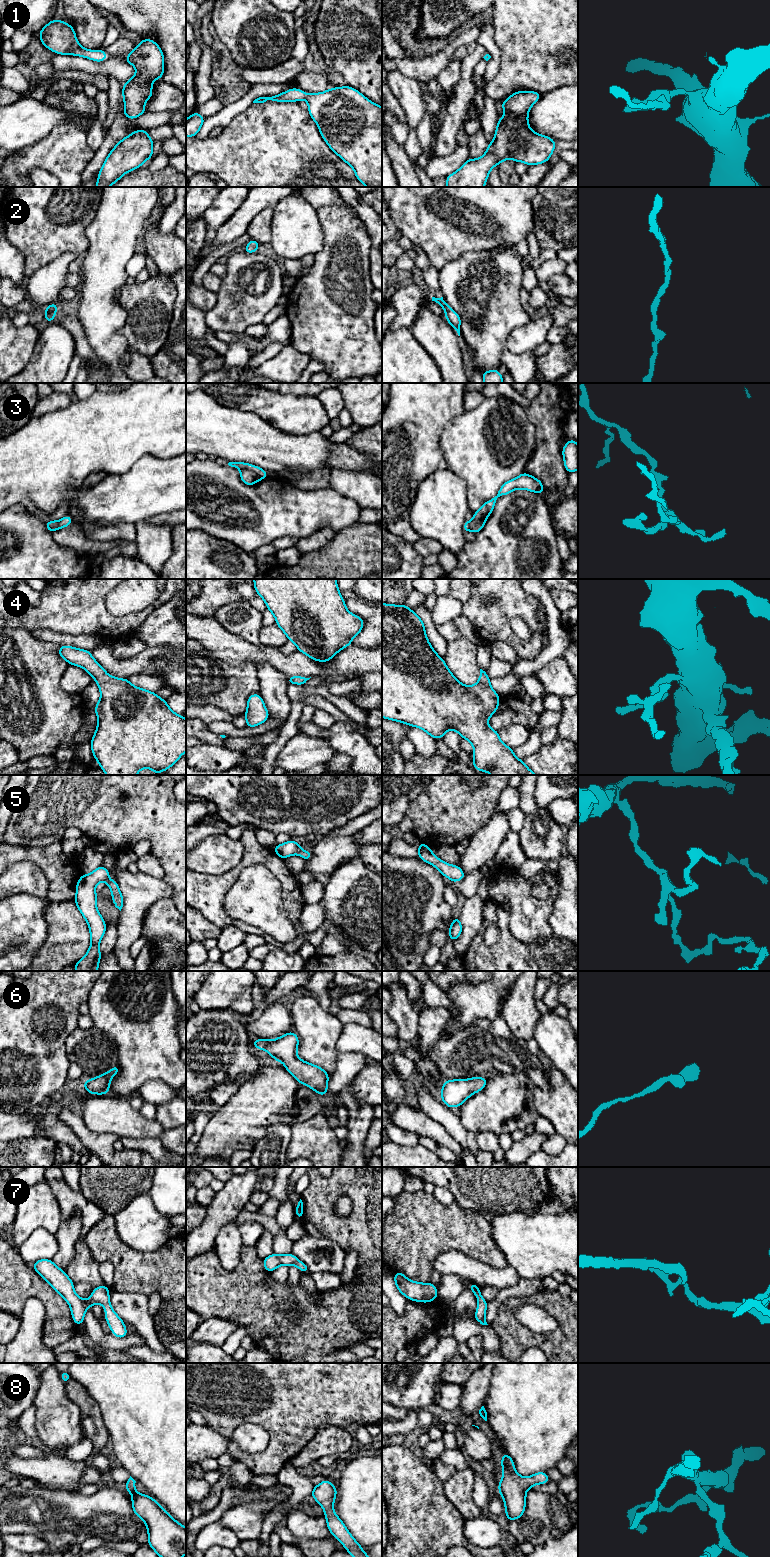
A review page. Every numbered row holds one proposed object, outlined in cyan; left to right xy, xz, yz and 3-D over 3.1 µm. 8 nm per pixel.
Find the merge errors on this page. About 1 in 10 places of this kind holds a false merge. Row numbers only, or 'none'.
3

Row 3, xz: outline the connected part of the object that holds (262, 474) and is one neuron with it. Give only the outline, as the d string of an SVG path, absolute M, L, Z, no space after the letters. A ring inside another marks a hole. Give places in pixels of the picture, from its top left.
M229 462L228 465L234 468L238 468L240 470L253 471L258 475L259 480L268 478L267 471L255 465L251 465L251 464L244 463L244 462Z

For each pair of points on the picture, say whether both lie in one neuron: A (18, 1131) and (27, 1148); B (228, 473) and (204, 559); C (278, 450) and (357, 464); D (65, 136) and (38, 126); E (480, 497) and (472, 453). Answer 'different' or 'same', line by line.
A: different
B: different
C: different
D: different
E: same

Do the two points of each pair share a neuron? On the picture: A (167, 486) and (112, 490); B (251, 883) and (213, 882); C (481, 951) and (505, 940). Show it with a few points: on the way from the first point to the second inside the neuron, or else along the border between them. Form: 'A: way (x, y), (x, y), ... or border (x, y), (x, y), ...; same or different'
A: way (153, 486), (146, 490), (126, 490); same
B: border (249, 865), (240, 872), (227, 892), (223, 904); different
C: way (487, 951), (495, 951), (500, 946); same

